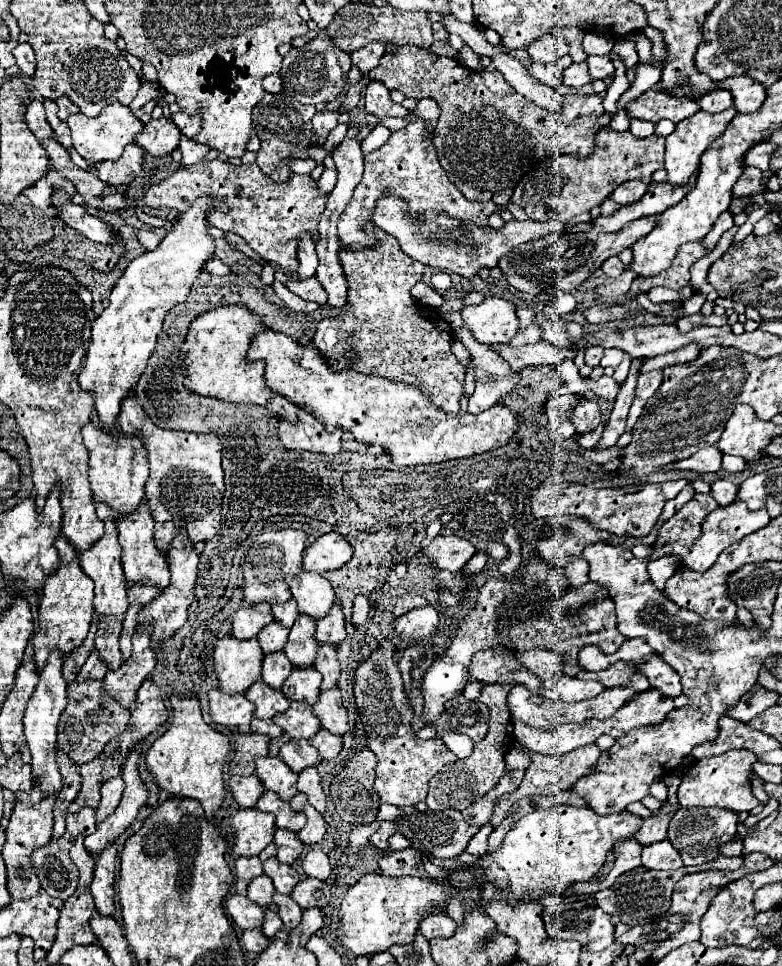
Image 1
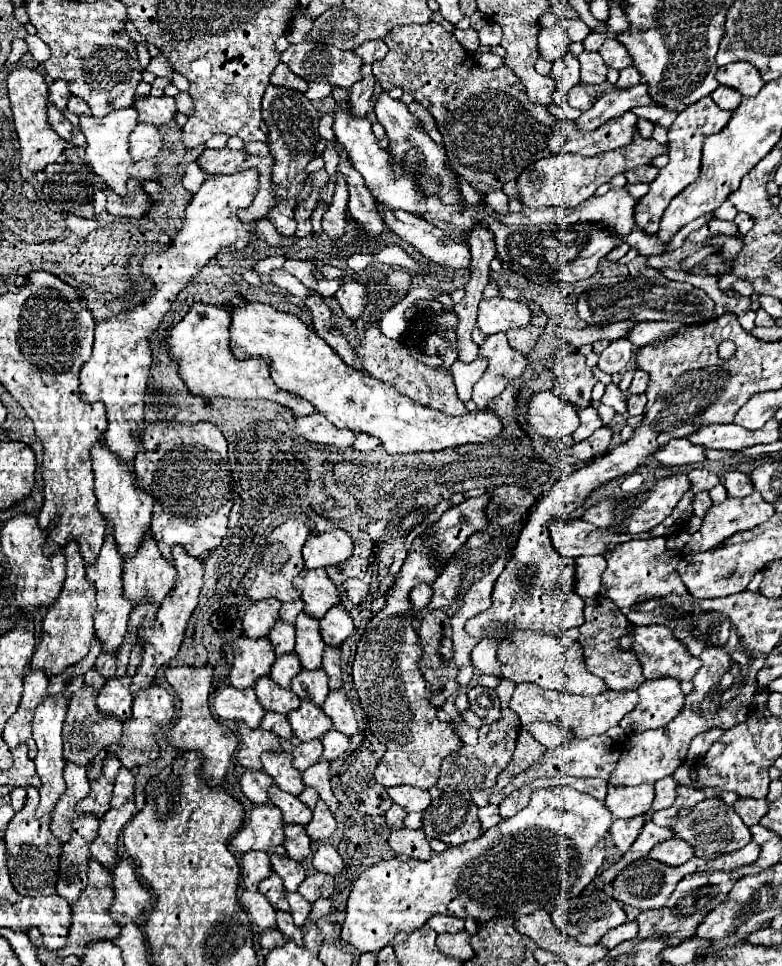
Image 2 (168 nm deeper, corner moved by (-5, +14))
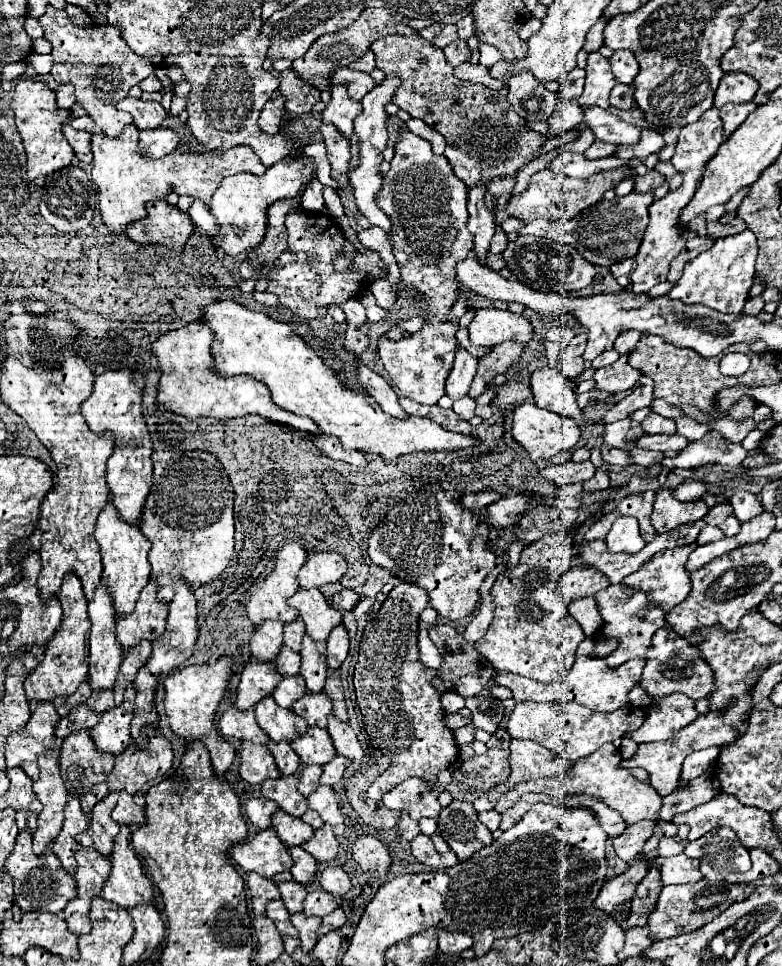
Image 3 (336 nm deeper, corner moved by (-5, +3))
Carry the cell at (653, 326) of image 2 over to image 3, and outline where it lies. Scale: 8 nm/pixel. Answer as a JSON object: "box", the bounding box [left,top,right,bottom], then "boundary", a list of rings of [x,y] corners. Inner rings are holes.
{"box":[614,330,642,355],"boundary":[[[636,330],[624,331],[615,340],[614,349],[616,349],[620,355],[628,355],[629,352],[634,350],[642,335],[641,332]]]}

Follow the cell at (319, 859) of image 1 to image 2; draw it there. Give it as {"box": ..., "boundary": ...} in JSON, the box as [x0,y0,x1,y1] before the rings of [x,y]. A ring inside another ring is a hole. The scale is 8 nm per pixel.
{"box":[312,844,344,876],"boundary":[[[328,844],[318,846],[318,850],[314,852],[314,858],[312,858],[312,864],[318,872],[330,874],[330,876],[338,876],[344,870],[344,864],[342,864],[338,850]]]}

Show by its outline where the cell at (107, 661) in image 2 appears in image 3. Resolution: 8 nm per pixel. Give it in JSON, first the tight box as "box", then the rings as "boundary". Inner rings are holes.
{"box":[88,691,114,713],"boundary":[[[96,691],[96,693],[92,693],[90,699],[88,699],[88,707],[94,709],[96,713],[104,713],[104,711],[112,709],[114,707],[112,691]]]}

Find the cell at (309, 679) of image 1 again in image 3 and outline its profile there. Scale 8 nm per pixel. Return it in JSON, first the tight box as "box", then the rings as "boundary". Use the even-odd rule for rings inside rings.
{"box":[292,691,332,727],"boundary":[[[320,691],[320,693],[304,693],[304,697],[300,697],[294,705],[292,711],[300,717],[304,717],[308,721],[308,725],[316,725],[316,727],[326,727],[326,717],[332,713],[332,703],[330,697]]]}

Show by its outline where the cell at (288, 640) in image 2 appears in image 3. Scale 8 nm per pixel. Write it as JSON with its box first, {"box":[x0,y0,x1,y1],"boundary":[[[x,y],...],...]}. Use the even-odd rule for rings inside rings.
{"box":[276,645,300,677],"boundary":[[[284,645],[284,647],[280,649],[278,657],[276,657],[276,669],[278,669],[284,677],[296,675],[298,669],[300,669],[300,655]]]}

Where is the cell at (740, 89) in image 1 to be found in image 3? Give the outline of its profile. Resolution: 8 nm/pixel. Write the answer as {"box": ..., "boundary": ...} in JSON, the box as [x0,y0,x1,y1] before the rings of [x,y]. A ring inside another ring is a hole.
{"box":[714,73,758,107],"boundary":[[[724,73],[720,85],[716,89],[714,107],[722,107],[726,103],[748,103],[758,91],[758,81],[748,77],[746,73]]]}

